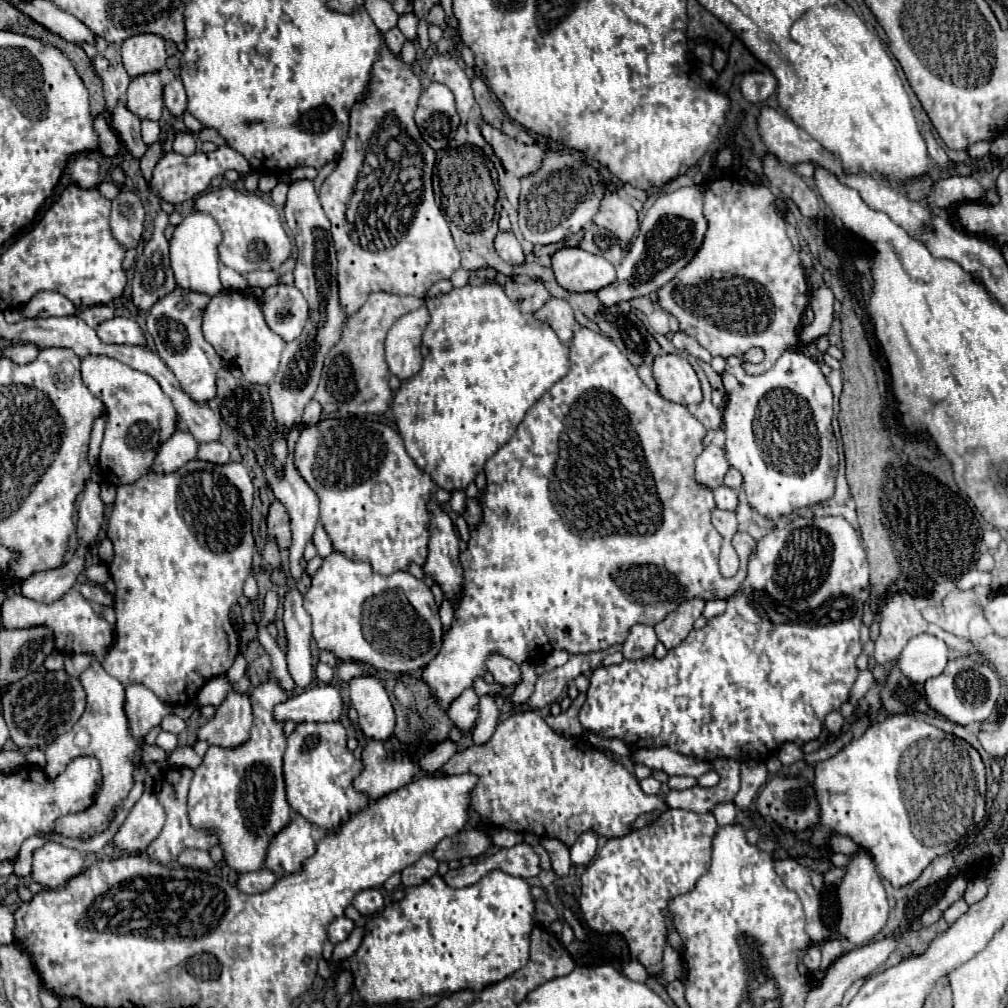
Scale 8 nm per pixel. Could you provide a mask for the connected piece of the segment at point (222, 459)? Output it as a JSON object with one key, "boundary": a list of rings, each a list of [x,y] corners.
{"boundary":[[[221,442],[201,444],[197,458],[205,460],[205,462],[213,462],[213,464],[225,464],[225,462],[229,462],[229,450]]]}

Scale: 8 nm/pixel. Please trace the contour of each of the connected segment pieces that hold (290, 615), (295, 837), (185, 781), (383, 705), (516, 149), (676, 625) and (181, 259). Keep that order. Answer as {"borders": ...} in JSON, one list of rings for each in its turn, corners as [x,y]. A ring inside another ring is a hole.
{"borders":[[[[289,590],[283,604],[283,622],[287,632],[287,668],[297,686],[311,684],[313,656],[311,656],[311,616],[303,608],[299,590]]],[[[295,814],[287,828],[283,828],[271,842],[265,866],[283,878],[301,872],[307,858],[315,854],[315,840],[311,836],[311,824]]],[[[171,768],[163,774],[161,782],[155,784],[155,794],[159,796],[161,804],[165,806],[165,812],[167,812],[167,822],[161,830],[161,834],[149,844],[147,848],[147,854],[151,860],[155,862],[161,862],[161,864],[171,864],[177,860],[179,852],[187,846],[191,848],[201,848],[201,850],[209,850],[211,846],[217,844],[217,838],[203,832],[203,830],[195,830],[191,824],[189,824],[189,818],[187,818],[187,790],[189,790],[189,782],[191,782],[191,776],[193,776],[193,770],[189,768]]],[[[367,672],[349,682],[351,706],[359,714],[359,726],[373,740],[387,740],[395,728],[395,710],[379,676]]],[[[481,124],[481,132],[483,132],[485,140],[493,146],[497,158],[501,160],[501,164],[507,172],[513,172],[515,176],[521,178],[521,176],[527,176],[539,168],[541,158],[543,158],[541,146],[521,144],[521,142],[509,138],[507,134],[495,130],[489,124]]],[[[695,598],[695,600],[687,600],[683,604],[679,604],[677,610],[673,610],[663,622],[659,622],[655,626],[657,640],[667,650],[679,646],[687,638],[687,634],[693,630],[693,622],[701,616],[705,602],[707,600],[703,600],[703,598]]],[[[189,212],[183,216],[183,222],[175,228],[173,238],[169,240],[169,256],[171,256],[171,268],[175,272],[175,280],[181,288],[205,292],[209,296],[215,296],[223,292],[223,286],[219,282],[219,244],[223,242],[223,232],[213,216],[203,212]]]]}

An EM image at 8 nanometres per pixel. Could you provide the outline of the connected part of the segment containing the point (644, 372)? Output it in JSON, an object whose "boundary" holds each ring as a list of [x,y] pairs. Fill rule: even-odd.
{"boundary":[[[641,364],[641,366],[637,366],[637,372],[639,372],[639,378],[645,382],[645,386],[649,388],[649,390],[653,390],[653,392],[657,392],[657,384],[655,384],[655,380],[653,380],[653,376],[651,376],[651,368],[647,366],[647,364]]]}

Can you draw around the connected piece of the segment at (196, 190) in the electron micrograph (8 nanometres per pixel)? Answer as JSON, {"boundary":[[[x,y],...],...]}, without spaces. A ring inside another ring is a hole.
{"boundary":[[[221,146],[219,150],[211,152],[211,154],[203,154],[203,152],[195,152],[193,156],[181,156],[177,152],[167,152],[161,162],[155,166],[153,170],[153,180],[151,180],[151,186],[149,190],[151,192],[157,192],[163,200],[167,202],[173,202],[173,204],[181,204],[185,200],[193,200],[196,196],[205,192],[207,186],[209,186],[209,180],[213,176],[219,176],[219,174],[225,174],[227,170],[237,170],[239,174],[249,174],[251,172],[251,166],[247,164],[247,160],[235,152],[233,148],[229,146]]]}

